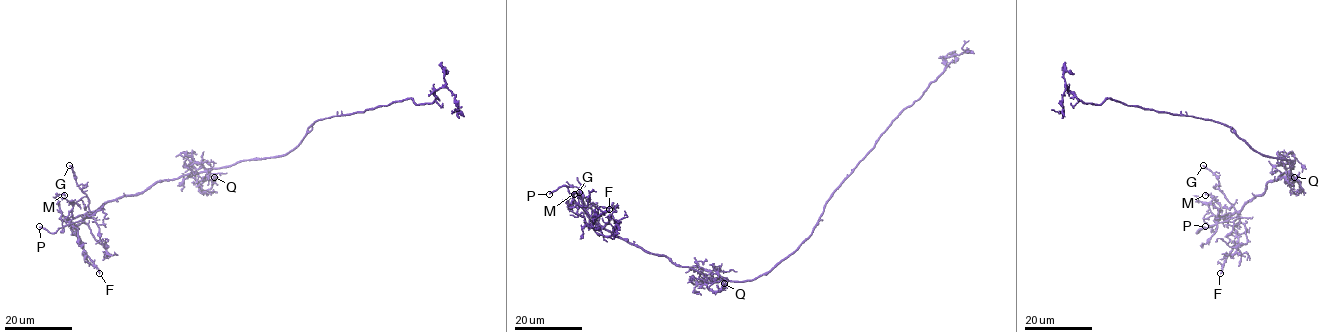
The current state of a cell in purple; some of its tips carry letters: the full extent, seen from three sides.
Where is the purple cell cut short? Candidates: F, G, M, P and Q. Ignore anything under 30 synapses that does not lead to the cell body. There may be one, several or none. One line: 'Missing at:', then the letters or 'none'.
Missing at: P

